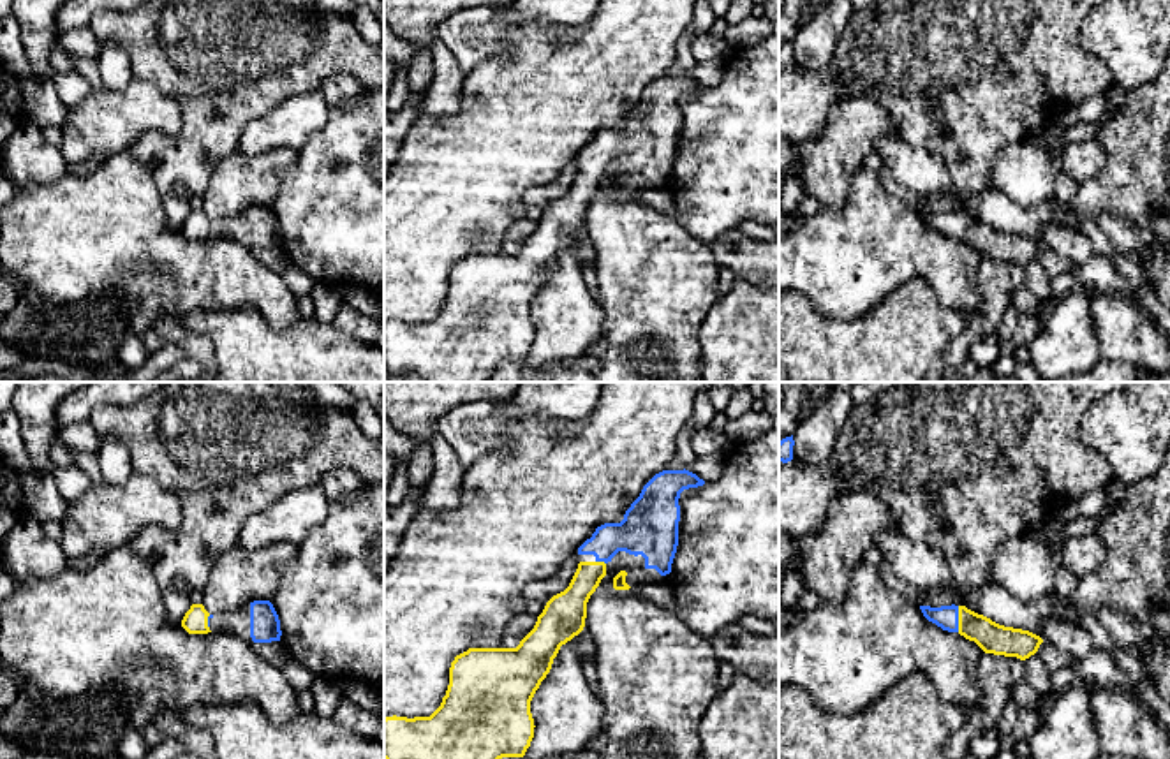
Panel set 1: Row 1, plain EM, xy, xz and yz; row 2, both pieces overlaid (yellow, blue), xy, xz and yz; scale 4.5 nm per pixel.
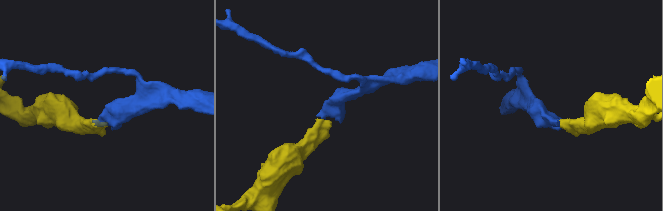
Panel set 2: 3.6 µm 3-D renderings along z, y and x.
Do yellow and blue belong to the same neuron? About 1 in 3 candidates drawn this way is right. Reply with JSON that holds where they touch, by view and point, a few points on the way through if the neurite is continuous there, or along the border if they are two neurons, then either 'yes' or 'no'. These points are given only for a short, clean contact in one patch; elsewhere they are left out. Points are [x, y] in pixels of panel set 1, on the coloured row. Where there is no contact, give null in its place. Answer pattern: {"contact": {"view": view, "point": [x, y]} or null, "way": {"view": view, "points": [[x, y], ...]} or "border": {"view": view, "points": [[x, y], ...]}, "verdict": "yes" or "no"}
{"contact": {"view": "yz", "point": [959, 618]}, "way": {"view": "yz", "points": [[992, 638], [959, 618], [947, 617]]}, "verdict": "yes"}

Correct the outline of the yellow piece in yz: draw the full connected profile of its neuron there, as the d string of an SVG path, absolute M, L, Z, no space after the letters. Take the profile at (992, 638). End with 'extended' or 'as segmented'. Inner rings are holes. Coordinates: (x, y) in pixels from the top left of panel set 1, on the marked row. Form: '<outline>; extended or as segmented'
M920 606L923 616L948 632L959 632L974 641L985 653L1017 657L1020 660L1034 655L1043 639L1029 630L1004 627L978 615L966 606Z; extended

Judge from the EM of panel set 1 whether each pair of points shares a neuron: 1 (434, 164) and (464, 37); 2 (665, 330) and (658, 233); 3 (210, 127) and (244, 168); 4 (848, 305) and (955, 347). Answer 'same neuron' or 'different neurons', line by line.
1: different neurons
2: same neuron
3: different neurons
4: different neurons

